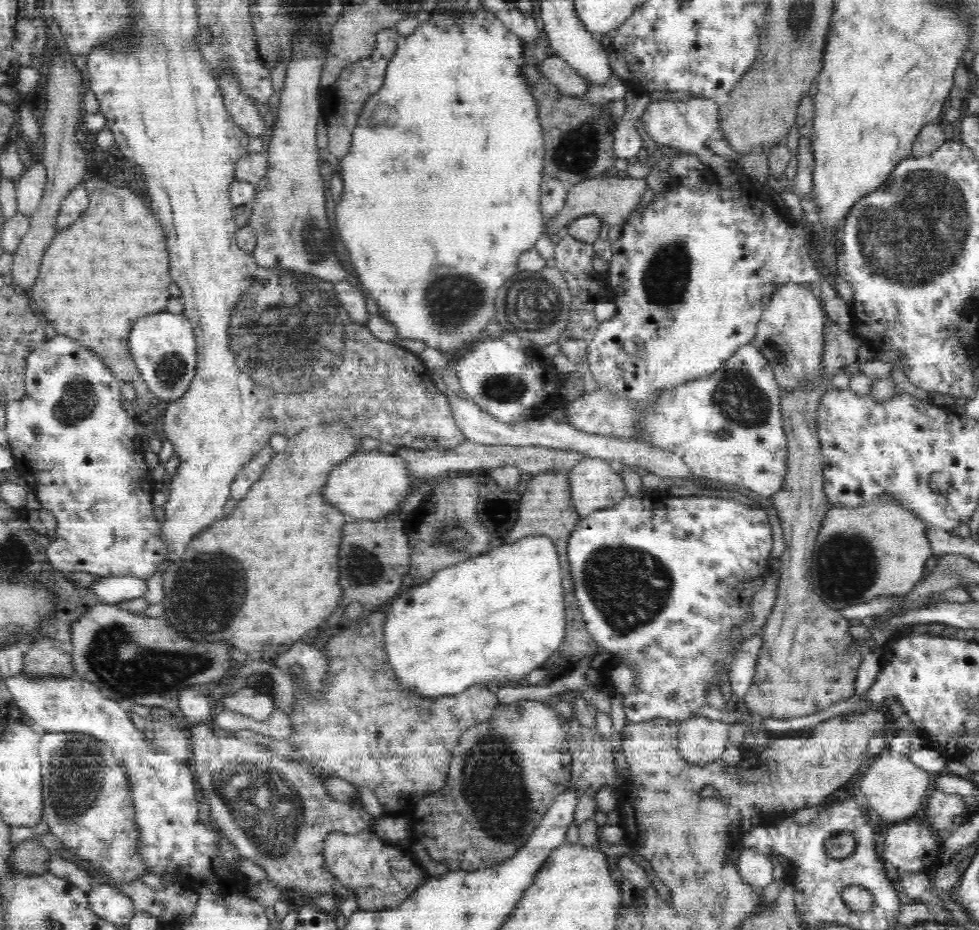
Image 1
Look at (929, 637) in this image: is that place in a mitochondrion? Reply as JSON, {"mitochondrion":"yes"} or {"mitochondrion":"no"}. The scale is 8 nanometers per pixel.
{"mitochondrion":"no"}

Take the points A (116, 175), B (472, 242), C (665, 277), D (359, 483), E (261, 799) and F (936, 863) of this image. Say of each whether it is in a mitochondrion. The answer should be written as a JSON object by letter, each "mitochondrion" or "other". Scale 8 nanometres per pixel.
{"A":"mitochondrion","B":"other","C":"mitochondrion","D":"other","E":"mitochondrion","F":"other"}

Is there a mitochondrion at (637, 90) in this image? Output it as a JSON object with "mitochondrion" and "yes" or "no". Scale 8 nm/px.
{"mitochondrion":"no"}

